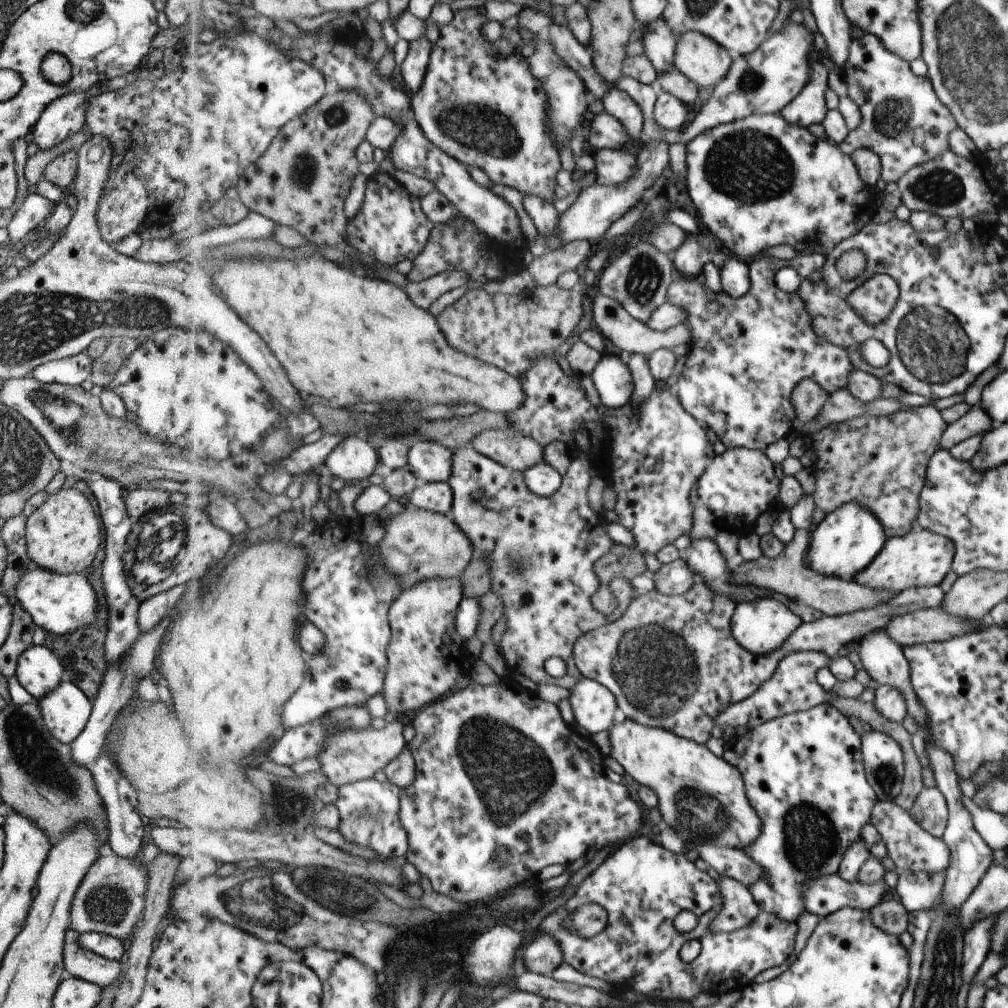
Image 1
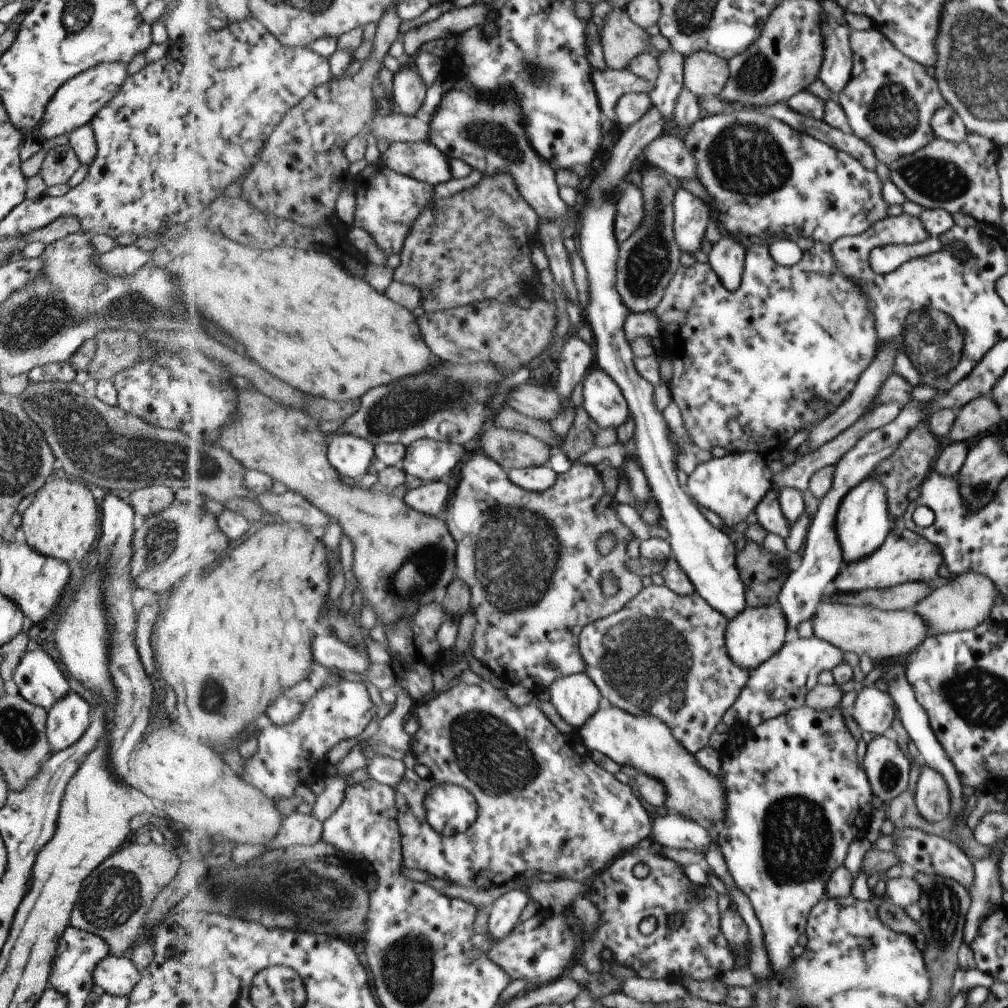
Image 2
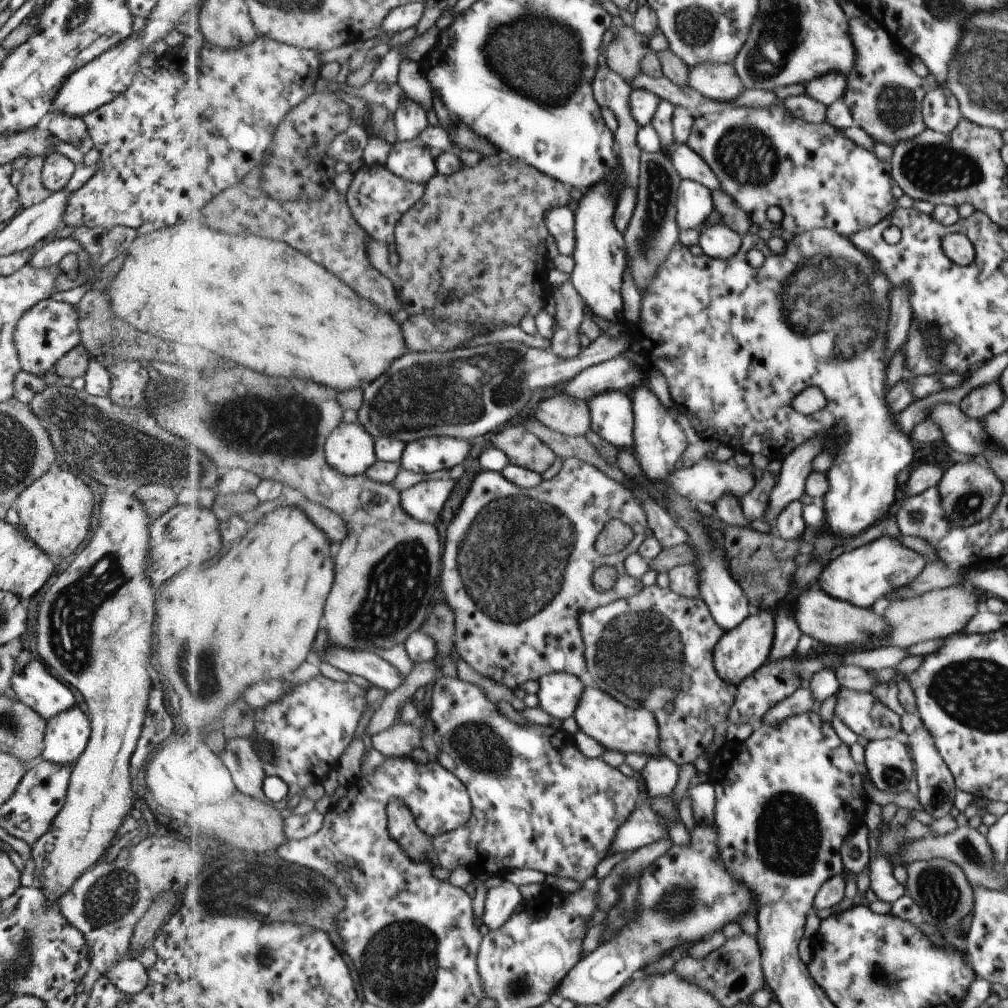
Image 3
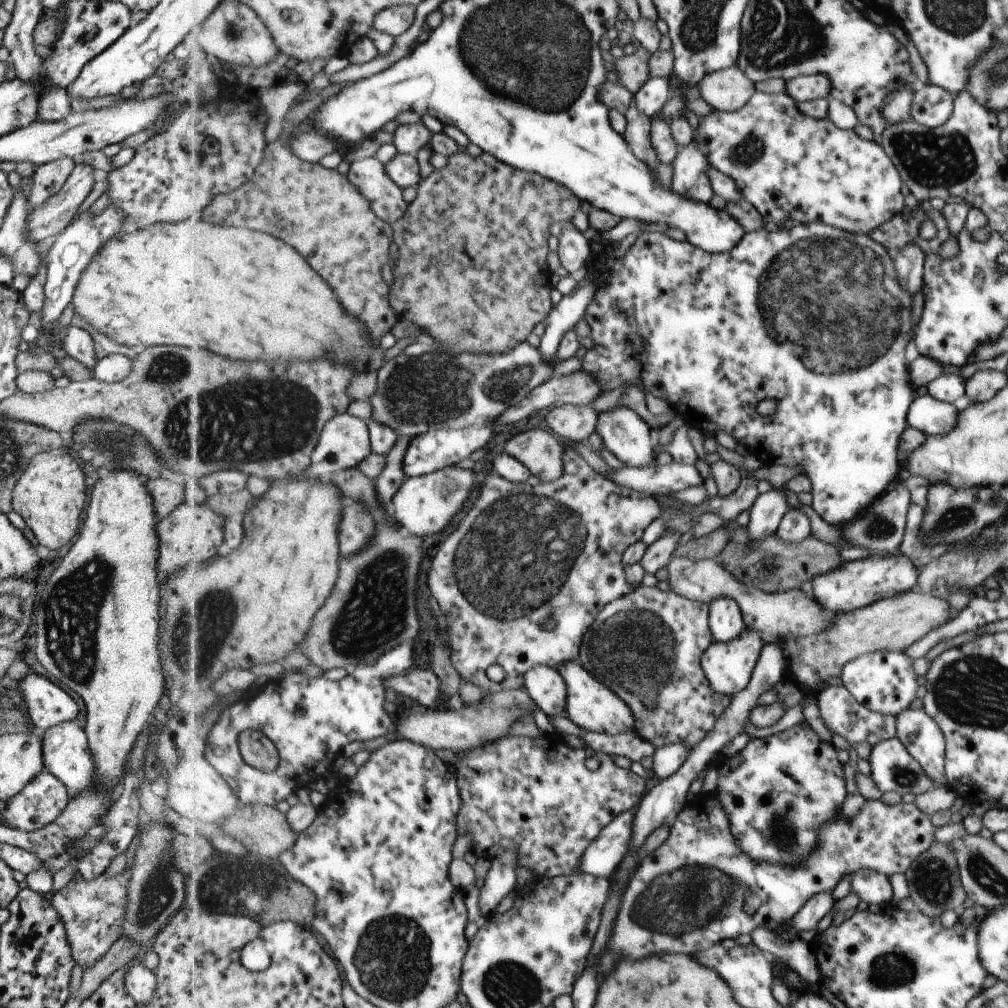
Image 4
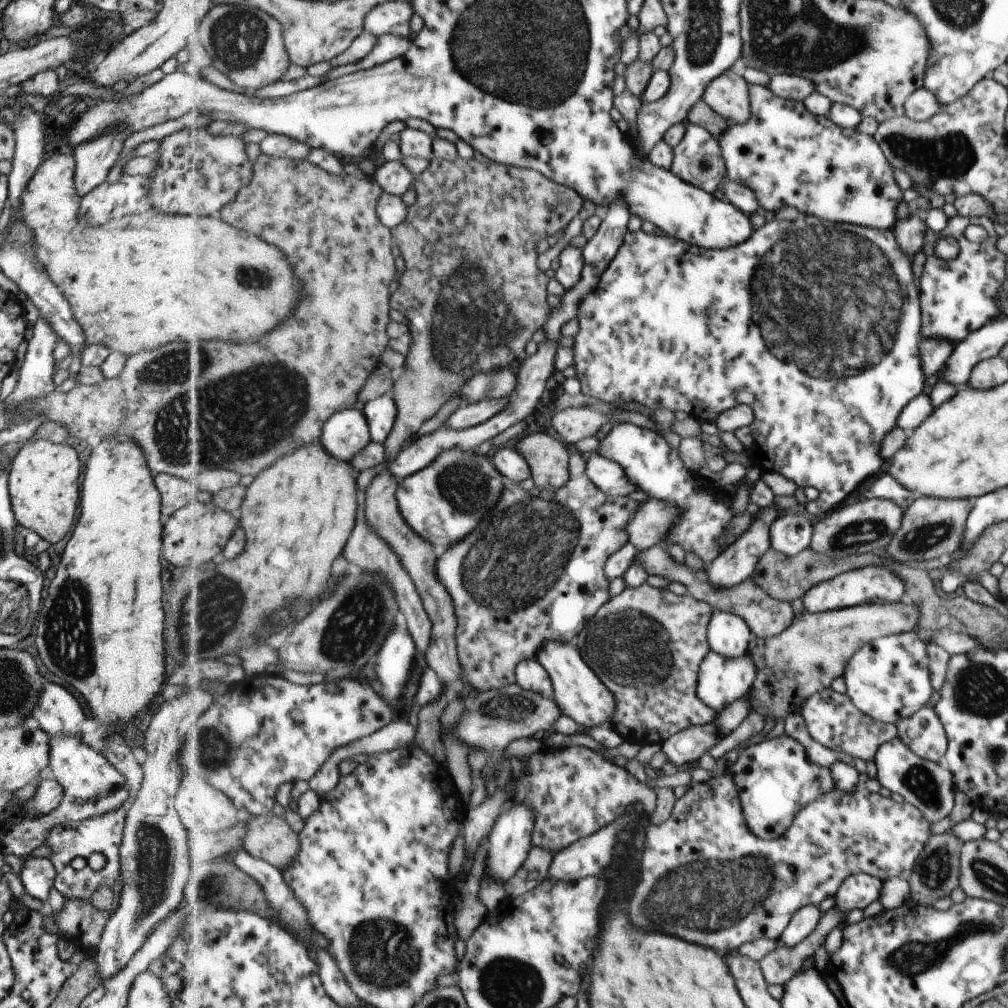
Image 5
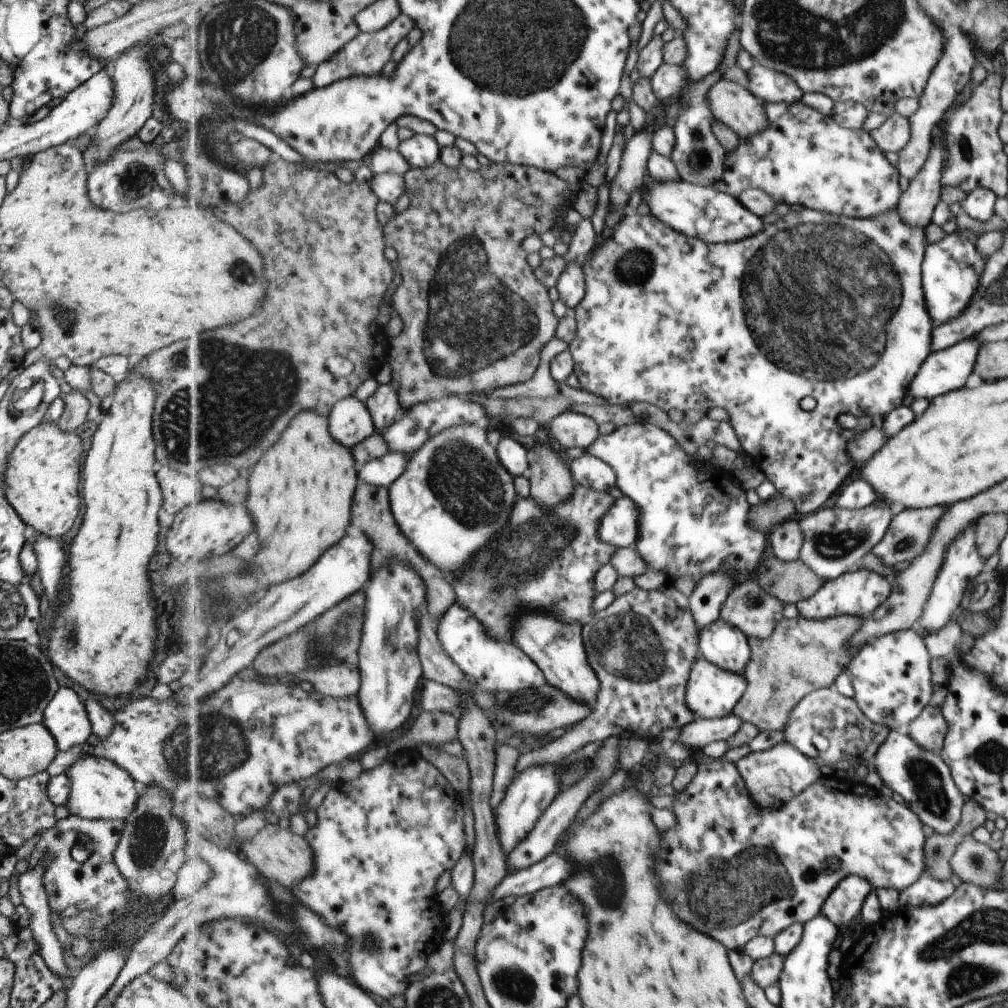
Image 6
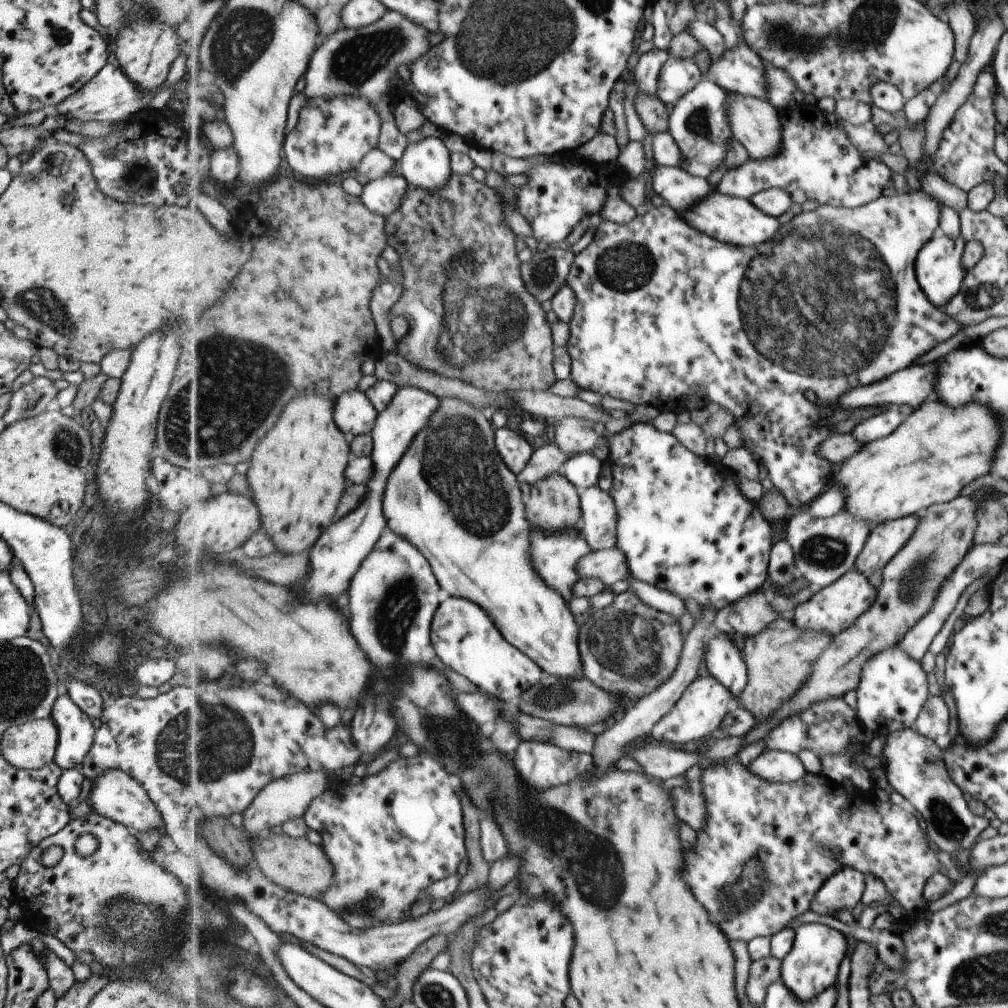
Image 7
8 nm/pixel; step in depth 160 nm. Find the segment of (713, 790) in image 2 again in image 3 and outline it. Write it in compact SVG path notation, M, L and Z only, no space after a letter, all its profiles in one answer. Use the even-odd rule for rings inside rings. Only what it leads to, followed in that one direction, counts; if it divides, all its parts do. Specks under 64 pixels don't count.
M595 684L587 686L574 718L579 730L586 732L592 742L601 743L607 750L617 750L625 755L637 752L645 754L648 758L663 754L657 715L646 708L629 708Z

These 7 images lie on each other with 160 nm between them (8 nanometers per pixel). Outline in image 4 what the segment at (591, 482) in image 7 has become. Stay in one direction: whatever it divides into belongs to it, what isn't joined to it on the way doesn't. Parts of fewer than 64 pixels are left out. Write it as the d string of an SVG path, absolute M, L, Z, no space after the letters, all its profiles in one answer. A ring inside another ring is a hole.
M671 461L666 465L649 463L645 467L613 468L608 476L614 483L649 496L677 494L691 486L703 486L703 476L695 464L679 464Z

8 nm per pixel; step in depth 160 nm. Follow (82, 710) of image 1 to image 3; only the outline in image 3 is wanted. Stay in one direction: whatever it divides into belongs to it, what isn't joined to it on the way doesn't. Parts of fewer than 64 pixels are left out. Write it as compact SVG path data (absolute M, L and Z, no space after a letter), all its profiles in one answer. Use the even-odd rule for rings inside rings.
M73 705L46 720L40 760L73 765L90 735L90 724L83 712Z

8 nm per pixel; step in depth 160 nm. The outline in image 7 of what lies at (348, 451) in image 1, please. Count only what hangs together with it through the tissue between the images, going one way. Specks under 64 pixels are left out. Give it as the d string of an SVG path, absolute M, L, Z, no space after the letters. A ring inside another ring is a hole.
M358 389L344 393L335 401L335 420L337 426L345 433L348 443L361 435L372 432L379 412L369 400L366 391Z

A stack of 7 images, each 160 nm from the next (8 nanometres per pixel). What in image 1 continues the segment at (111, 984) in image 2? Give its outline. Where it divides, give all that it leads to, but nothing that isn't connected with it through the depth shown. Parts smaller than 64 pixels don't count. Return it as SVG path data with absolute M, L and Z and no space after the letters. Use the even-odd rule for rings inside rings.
M65 930L63 942L63 967L65 975L85 980L97 988L106 988L123 974L119 961L109 961L93 952L81 950L76 946L77 935L73 930Z

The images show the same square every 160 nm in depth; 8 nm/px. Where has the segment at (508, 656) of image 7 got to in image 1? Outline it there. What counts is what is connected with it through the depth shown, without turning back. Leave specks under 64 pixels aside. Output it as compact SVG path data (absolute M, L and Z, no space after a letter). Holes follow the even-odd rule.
M584 677L568 691L574 720L588 734L607 731L621 718L615 694L597 680Z

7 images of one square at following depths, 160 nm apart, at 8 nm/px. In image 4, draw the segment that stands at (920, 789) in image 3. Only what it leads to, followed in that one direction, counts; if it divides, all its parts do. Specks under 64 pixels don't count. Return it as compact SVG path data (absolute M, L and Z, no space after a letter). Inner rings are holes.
M905 709L895 716L895 737L920 764L935 787L945 786L944 738L923 709Z

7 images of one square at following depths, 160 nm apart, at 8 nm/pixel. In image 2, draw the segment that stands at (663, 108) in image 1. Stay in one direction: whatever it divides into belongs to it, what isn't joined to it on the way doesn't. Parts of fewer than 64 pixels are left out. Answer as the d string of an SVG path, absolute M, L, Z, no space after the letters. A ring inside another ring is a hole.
M652 107L648 115L633 126L625 127L619 141L615 144L611 158L603 172L594 174L587 187L583 209L578 215L577 233L580 236L579 252L587 268L590 281L590 306L587 310L589 323L596 337L596 366L605 370L624 390L633 420L635 420L635 445L633 452L639 458L639 464L648 477L653 497L660 505L665 529L670 535L672 553L676 562L689 576L698 593L712 608L725 614L729 620L736 619L747 608L747 585L741 580L735 556L737 548L725 532L717 530L695 506L693 498L683 490L677 478L677 444L673 432L665 422L661 408L655 400L656 388L637 371L636 357L626 337L626 320L631 313L621 299L616 288L617 264L620 259L619 238L616 236L616 218L618 192L629 181L629 174L635 160L639 158L651 142L665 132L668 120L660 109Z

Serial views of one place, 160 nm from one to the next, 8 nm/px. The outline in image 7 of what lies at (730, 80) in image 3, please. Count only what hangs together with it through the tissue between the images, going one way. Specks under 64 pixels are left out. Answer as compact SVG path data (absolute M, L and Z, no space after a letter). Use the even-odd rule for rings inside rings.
M727 92L729 96L728 117L732 134L748 150L751 159L764 159L776 155L783 147L781 111L767 99Z

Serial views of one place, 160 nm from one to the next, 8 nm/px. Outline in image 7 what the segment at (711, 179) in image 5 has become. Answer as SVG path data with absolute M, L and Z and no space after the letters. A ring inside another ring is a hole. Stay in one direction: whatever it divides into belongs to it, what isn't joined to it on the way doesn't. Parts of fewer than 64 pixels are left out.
M705 78L688 92L672 108L669 117L668 131L673 135L681 149L680 167L687 169L693 176L709 178L711 171L724 167L728 146L732 143L732 126L728 117L729 96L727 92L718 84L707 81Z

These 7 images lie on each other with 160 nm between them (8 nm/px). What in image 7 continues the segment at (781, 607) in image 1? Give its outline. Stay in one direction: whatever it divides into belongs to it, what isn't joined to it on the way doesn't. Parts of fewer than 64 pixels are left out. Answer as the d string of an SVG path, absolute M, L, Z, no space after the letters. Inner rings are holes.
M709 673L707 676L698 676L682 694L673 710L666 714L650 732L650 736L659 742L670 744L695 744L697 740L709 736L722 726L725 717L731 712L730 704L734 694L716 676Z

